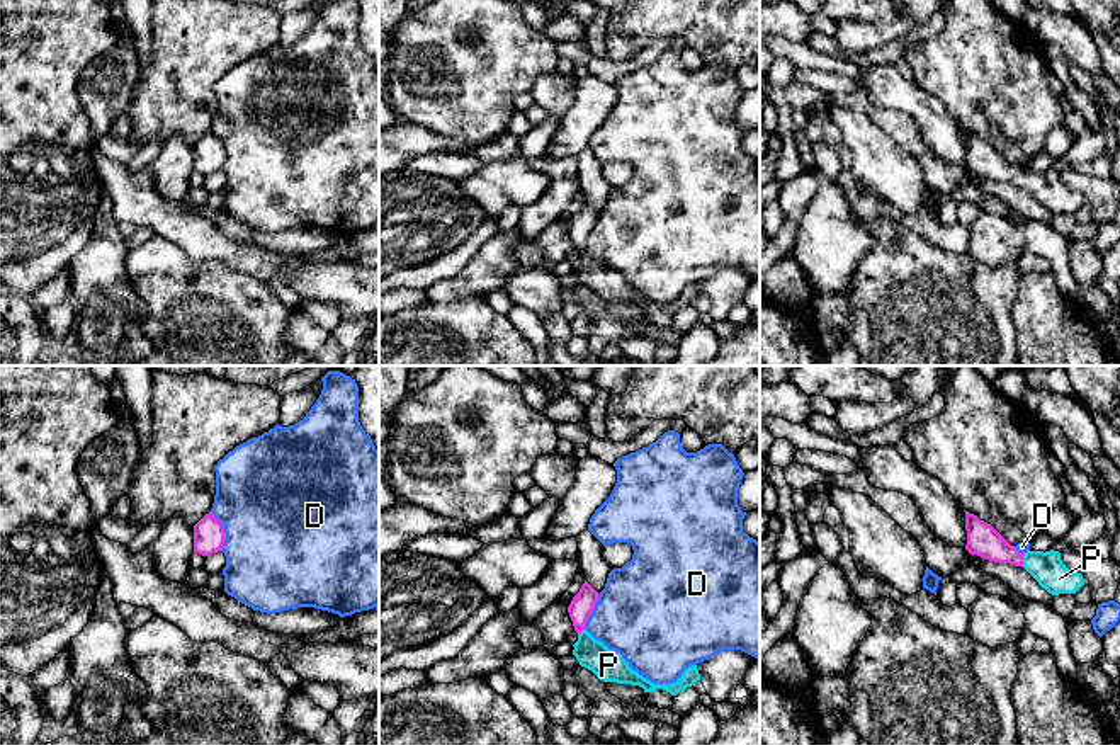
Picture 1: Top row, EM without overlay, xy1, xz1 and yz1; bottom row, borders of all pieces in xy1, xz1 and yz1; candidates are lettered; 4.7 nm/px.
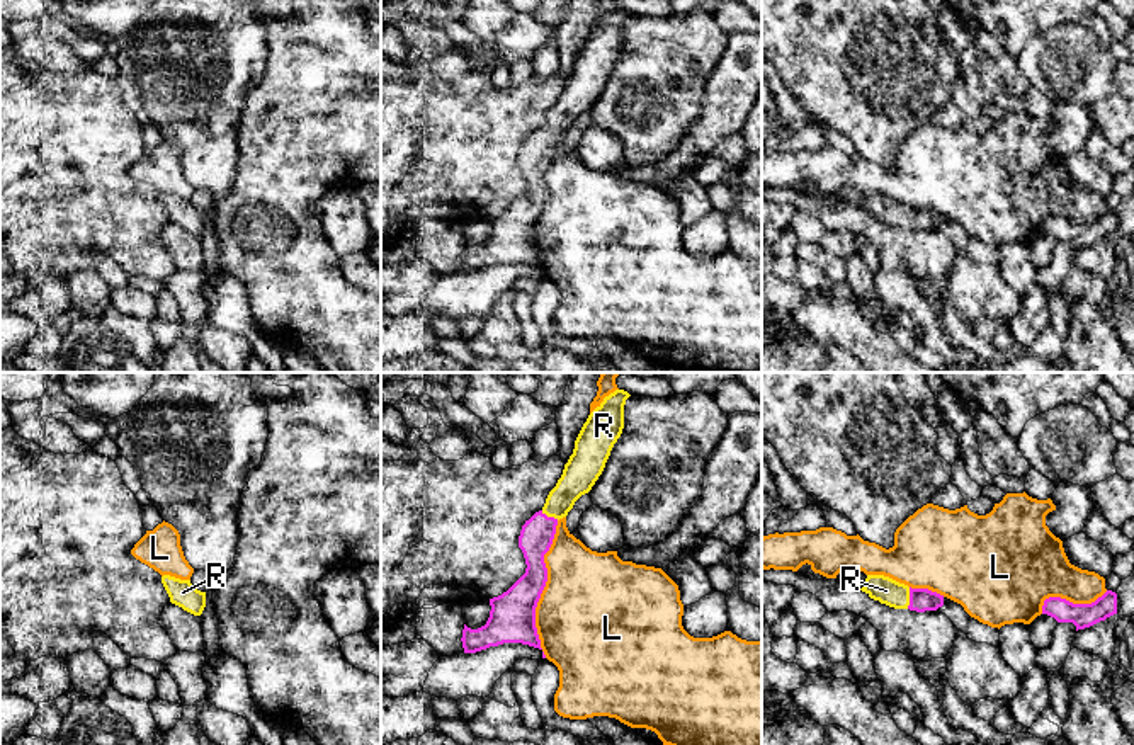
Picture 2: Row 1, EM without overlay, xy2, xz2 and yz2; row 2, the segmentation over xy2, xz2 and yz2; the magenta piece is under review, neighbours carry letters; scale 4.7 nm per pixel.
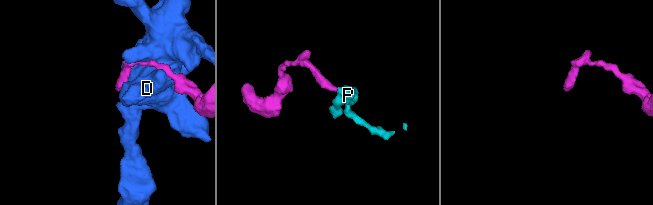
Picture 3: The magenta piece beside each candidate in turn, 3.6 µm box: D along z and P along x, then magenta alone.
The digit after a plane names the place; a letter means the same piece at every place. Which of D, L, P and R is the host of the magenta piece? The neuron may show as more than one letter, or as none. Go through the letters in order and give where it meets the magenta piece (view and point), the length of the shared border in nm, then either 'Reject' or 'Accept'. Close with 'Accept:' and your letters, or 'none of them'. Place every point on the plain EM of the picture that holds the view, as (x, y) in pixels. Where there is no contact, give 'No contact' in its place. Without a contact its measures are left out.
D: Touches magenta at xy1 (223, 150). Shared border 200 nm. Reject
L: Touches magenta at xz2 (543, 208). Shared border 650 nm. Reject
P: Touches magenta at yz1 (1022, 179). Shared border 60 nm. Accept
R: Touches magenta at yz2 (910, 216). Shared border 110 nm. Accept
Accept: P, R

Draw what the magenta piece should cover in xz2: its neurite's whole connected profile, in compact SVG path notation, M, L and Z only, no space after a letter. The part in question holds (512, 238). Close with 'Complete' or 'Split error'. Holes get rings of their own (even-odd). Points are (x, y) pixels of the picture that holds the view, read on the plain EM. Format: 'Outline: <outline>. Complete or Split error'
Outline: M615 9L588 34L575 60L573 73L564 83L563 94L556 105L549 111L544 126L522 145L519 167L525 177L525 192L507 211L490 218L491 230L485 245L471 248L464 243L461 257L464 272L476 272L503 262L522 262L542 269L536 247L536 226L547 201L544 173L553 163L558 139L568 134L575 121L581 114L588 112L602 94L610 70L622 53L624 24L629 15L631 14L627 10Z. Split error

